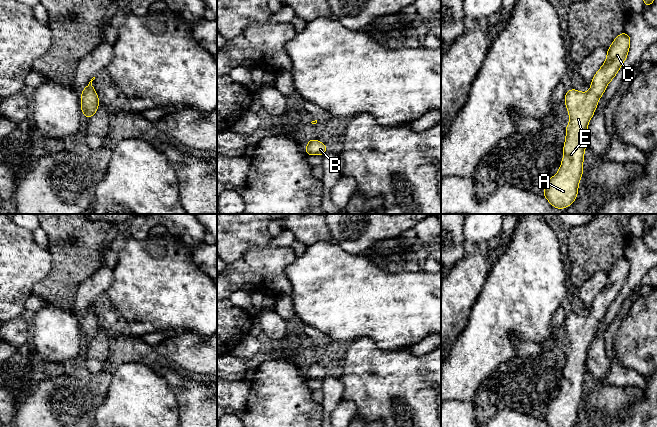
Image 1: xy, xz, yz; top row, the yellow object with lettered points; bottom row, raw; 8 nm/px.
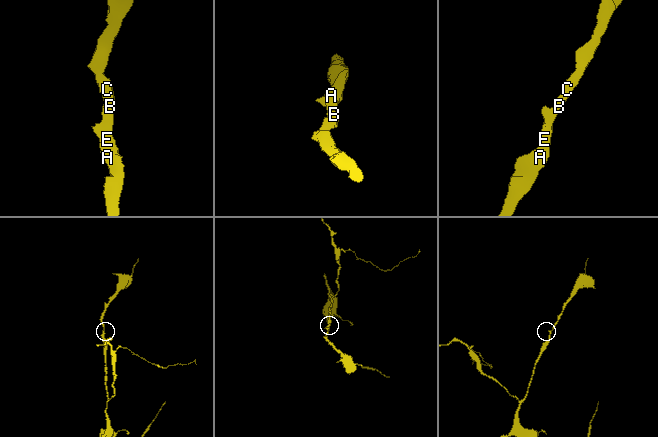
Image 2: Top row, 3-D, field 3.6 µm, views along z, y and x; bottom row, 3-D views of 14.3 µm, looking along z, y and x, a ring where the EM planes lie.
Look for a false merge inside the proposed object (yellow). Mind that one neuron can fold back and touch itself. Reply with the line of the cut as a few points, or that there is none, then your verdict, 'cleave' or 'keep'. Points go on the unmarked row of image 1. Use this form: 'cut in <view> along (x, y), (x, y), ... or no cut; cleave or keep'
no cut; keep

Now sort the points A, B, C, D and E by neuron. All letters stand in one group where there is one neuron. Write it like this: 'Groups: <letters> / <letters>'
Groups: A B C D E

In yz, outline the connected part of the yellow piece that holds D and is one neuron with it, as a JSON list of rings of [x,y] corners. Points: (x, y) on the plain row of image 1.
[[[625,256],[614,263],[607,274],[606,285],[591,305],[589,316],[579,316],[575,312],[566,316],[564,326],[570,345],[566,350],[564,381],[559,395],[548,404],[543,418],[550,427],[573,427],[576,424],[579,405],[583,398],[588,347],[608,307],[626,284],[630,266],[630,260]]]

